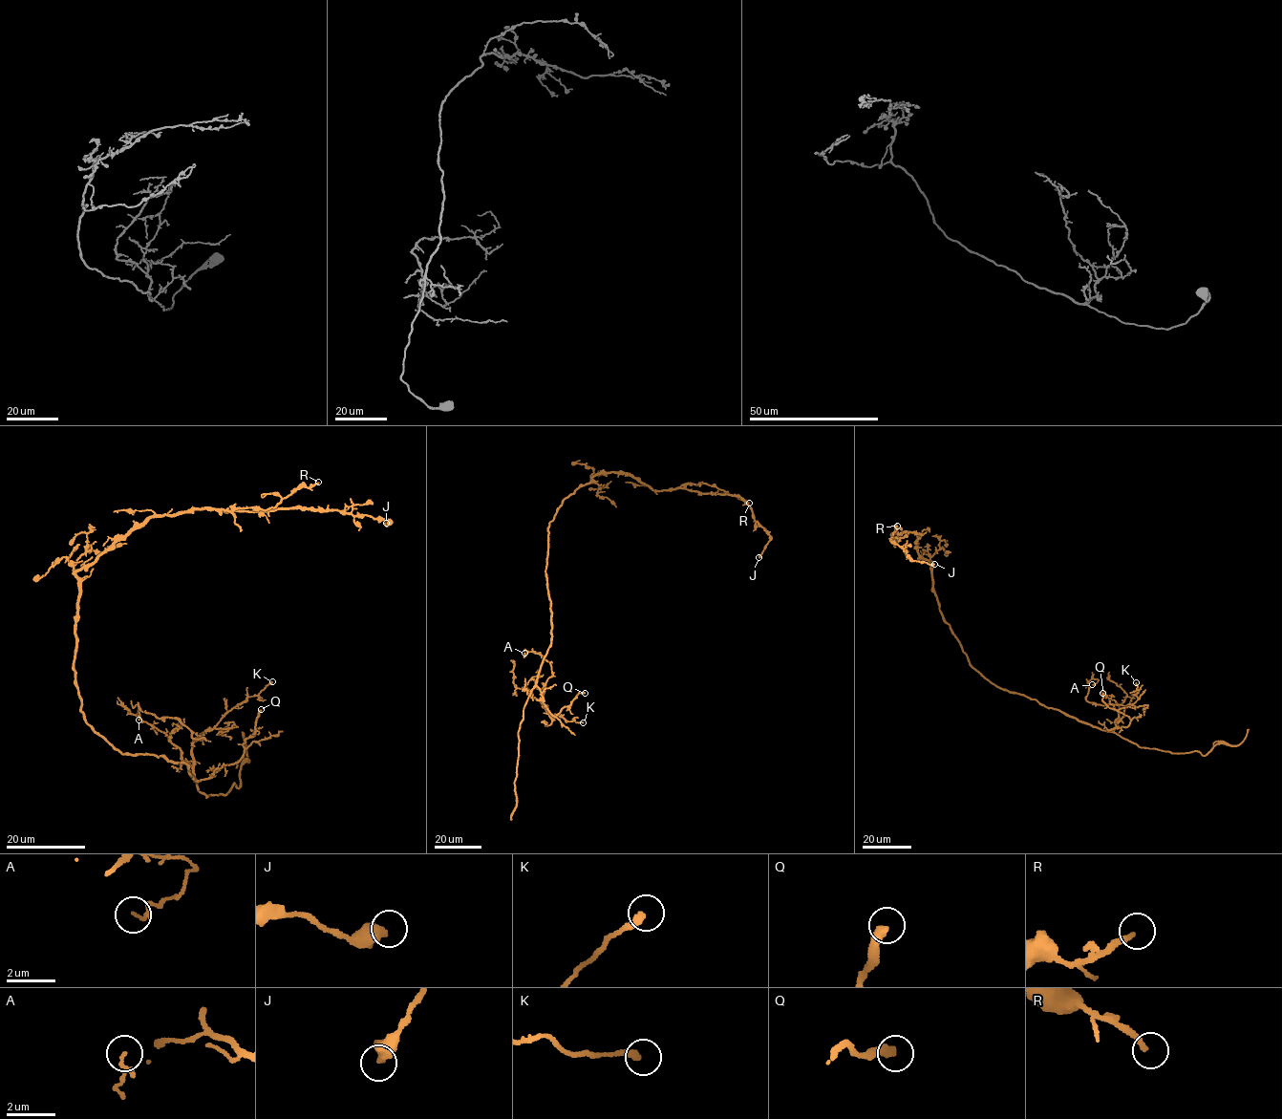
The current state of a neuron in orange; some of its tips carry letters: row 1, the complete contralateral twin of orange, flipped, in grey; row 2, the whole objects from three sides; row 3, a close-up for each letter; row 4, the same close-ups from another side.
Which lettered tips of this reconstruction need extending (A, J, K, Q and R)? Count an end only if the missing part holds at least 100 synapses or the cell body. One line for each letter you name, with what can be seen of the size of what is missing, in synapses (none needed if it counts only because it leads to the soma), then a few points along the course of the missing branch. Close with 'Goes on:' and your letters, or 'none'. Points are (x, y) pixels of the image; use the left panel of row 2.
Goes on: none

